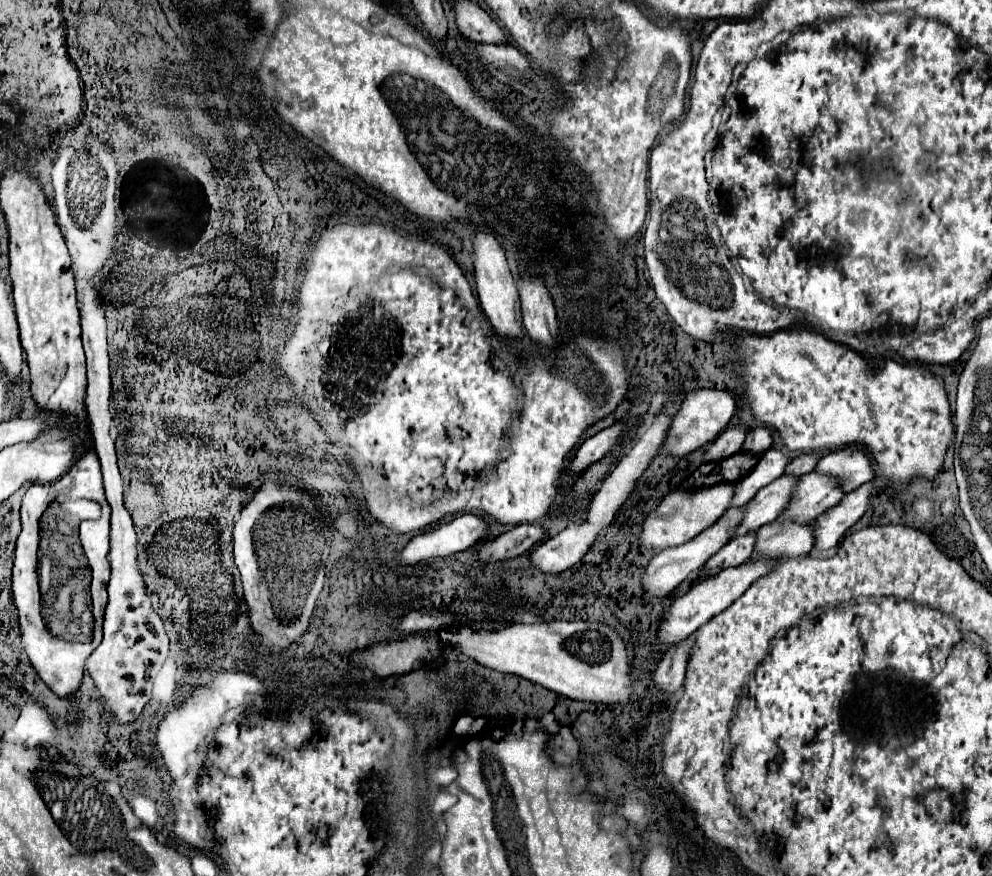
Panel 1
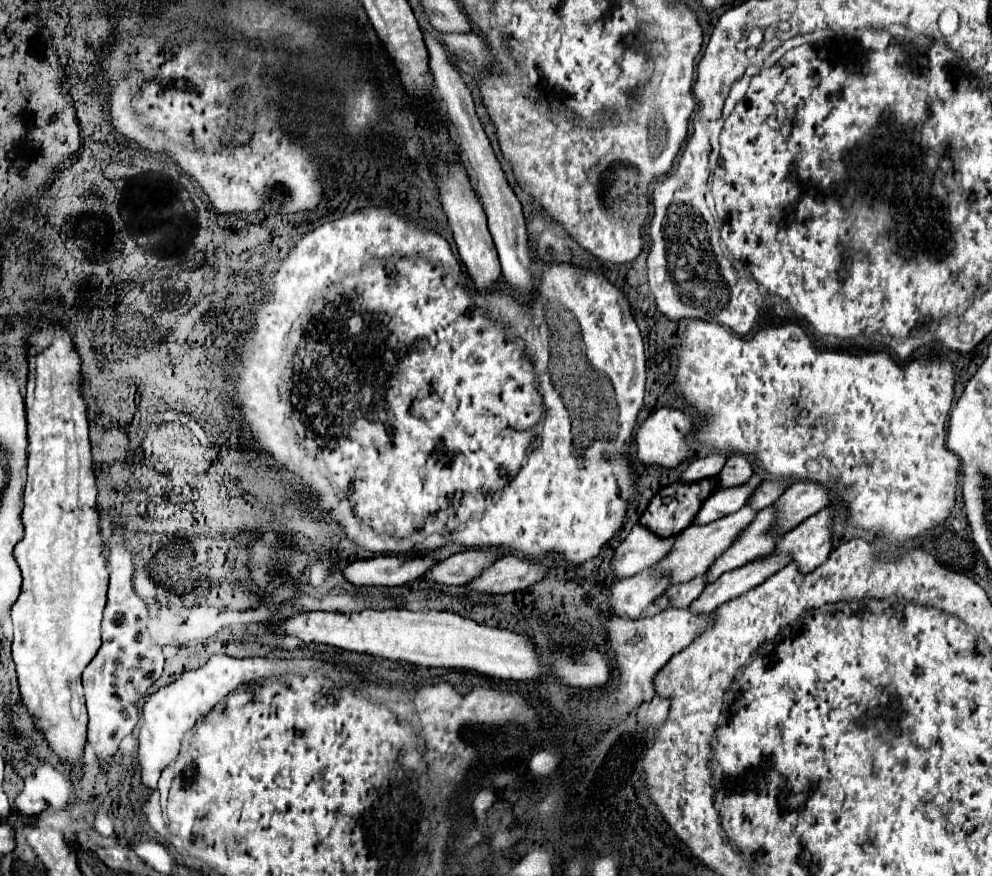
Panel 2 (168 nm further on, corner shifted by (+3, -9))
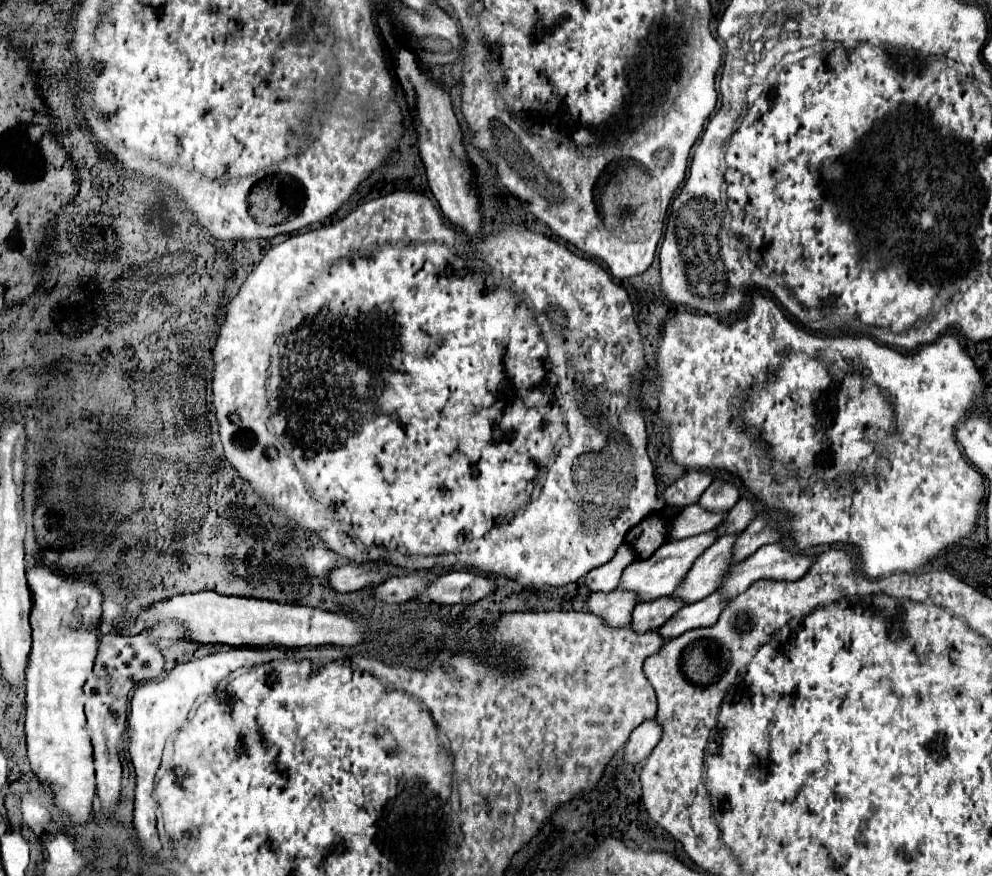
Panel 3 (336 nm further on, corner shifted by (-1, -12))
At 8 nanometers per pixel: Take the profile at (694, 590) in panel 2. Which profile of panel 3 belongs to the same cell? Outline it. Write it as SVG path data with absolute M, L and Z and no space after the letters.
M672 596L656 598L652 602L642 602L642 606L634 608L632 628L638 632L646 632L650 628L660 628L682 606L686 606L686 602L672 598Z

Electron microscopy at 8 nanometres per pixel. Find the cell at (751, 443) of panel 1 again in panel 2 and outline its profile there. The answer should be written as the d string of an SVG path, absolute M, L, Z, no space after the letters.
M732 455L726 459L722 471L718 473L716 491L746 485L750 477L752 477L752 467L750 467L748 459L744 455Z

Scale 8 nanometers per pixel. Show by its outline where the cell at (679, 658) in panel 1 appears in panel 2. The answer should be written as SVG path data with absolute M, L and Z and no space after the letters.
M654 697L650 703L642 703L636 717L638 717L638 725L640 727L652 727L656 729L658 725L662 725L666 721L666 715L668 715L668 699L662 699L662 697Z

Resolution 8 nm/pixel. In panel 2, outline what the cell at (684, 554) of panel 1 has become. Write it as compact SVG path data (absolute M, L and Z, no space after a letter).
M650 571L638 573L628 579L614 581L610 587L610 599L608 607L612 609L614 615L628 617L628 619L638 619L640 613L658 597L666 591L670 585L668 577L654 579Z

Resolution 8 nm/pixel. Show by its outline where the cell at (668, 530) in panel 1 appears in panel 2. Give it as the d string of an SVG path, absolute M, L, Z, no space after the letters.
M634 525L612 557L610 573L616 579L638 575L658 563L670 551L674 537L662 539L642 525Z

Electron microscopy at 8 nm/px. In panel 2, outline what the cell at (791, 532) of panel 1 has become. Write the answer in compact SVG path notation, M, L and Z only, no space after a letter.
M768 555L740 569L728 571L722 577L718 577L714 583L706 585L702 595L692 601L690 611L696 611L696 615L710 615L720 603L732 601L748 593L750 589L764 583L764 579L768 579L770 575L774 575L774 571L782 569L788 563L790 563L788 555L776 555L776 557Z

